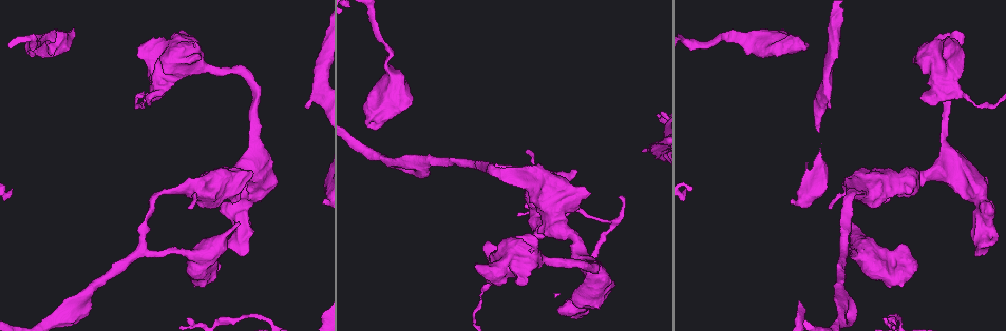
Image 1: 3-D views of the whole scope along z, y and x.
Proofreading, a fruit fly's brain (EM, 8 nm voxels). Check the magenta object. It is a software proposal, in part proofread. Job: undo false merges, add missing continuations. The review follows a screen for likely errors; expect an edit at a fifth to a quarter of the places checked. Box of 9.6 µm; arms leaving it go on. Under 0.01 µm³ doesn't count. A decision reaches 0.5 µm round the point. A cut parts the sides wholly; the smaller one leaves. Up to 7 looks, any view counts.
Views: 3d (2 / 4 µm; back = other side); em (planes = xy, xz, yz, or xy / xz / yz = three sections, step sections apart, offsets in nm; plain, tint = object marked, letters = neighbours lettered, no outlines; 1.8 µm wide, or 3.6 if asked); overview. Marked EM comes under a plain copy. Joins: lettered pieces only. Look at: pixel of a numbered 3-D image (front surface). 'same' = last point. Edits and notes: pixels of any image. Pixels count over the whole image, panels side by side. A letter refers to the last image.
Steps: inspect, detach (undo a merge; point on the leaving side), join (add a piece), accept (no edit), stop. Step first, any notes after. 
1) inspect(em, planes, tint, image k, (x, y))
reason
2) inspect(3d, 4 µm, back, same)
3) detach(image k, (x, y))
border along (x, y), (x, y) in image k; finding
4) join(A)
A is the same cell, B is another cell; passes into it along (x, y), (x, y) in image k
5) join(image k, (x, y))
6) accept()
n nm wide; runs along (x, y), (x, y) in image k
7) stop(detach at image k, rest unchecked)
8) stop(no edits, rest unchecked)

inspect(em, xz, step 16, tint, image 1, (84, 293))
side arm on a straight run

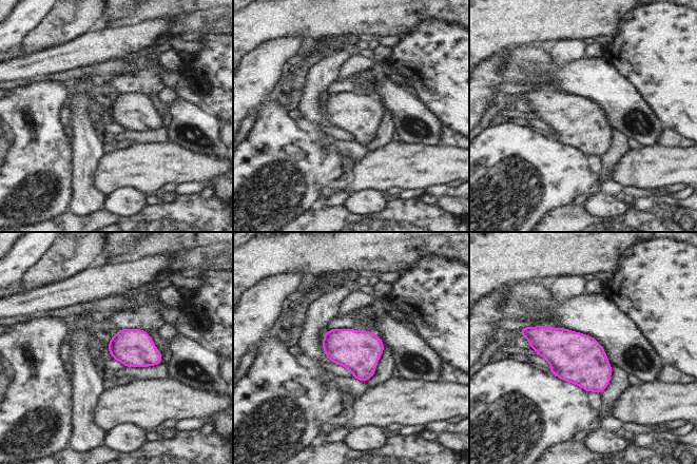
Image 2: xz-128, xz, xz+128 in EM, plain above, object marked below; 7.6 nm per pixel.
inspect(em, planes, letters, same)
cut it another way

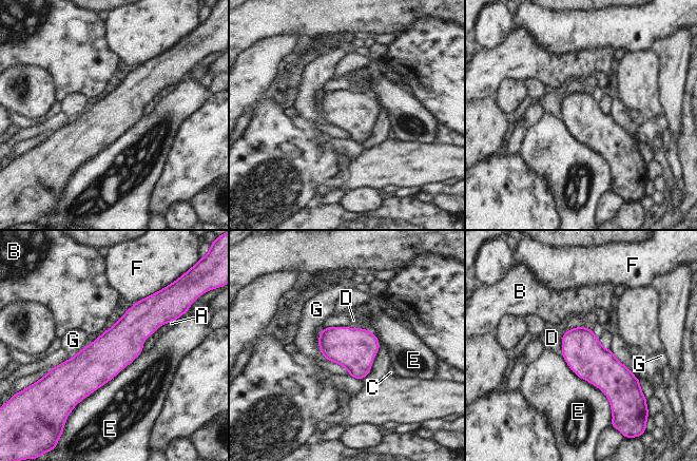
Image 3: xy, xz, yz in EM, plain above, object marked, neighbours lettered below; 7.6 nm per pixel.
accept()
A, B, C, D, E, F and G are other cells; runs along (165, 315), (57, 381) in image 3; continuous, no second neuron

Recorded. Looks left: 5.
inspect(3d, 4 µm, image 1, (553, 217))

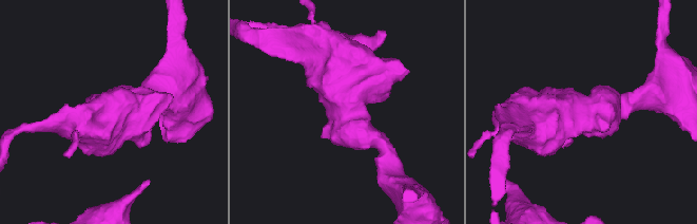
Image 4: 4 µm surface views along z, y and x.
inspect(em, 3.6 µm, planes, tint, image 4, (584, 110))
need the tissue

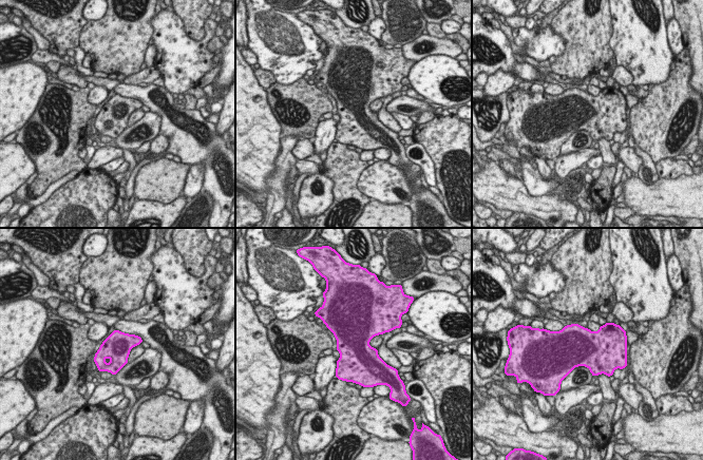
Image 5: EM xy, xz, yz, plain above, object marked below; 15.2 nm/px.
inspect(em, 3.6 µm, planes, letters, same)
what lies round it

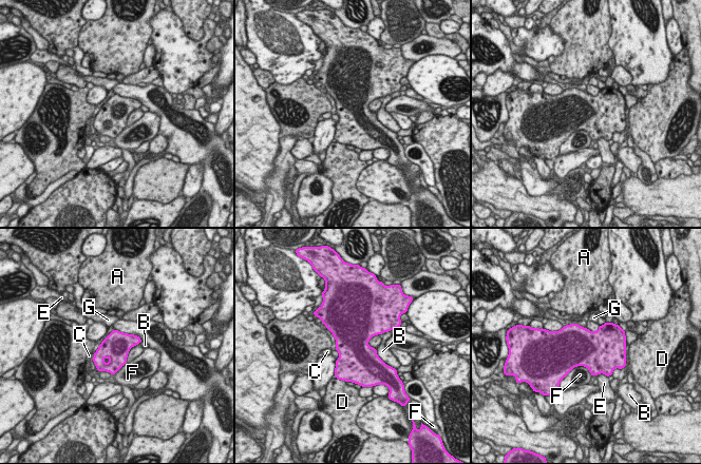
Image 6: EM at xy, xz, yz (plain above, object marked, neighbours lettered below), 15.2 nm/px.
accept()
A, B, C, D, E, F and G are other cells; border along (381, 333), (375, 334), (367, 345) in image 6; continuous, no second neuron

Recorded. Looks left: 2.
stop(no edits, rest unchecked)

